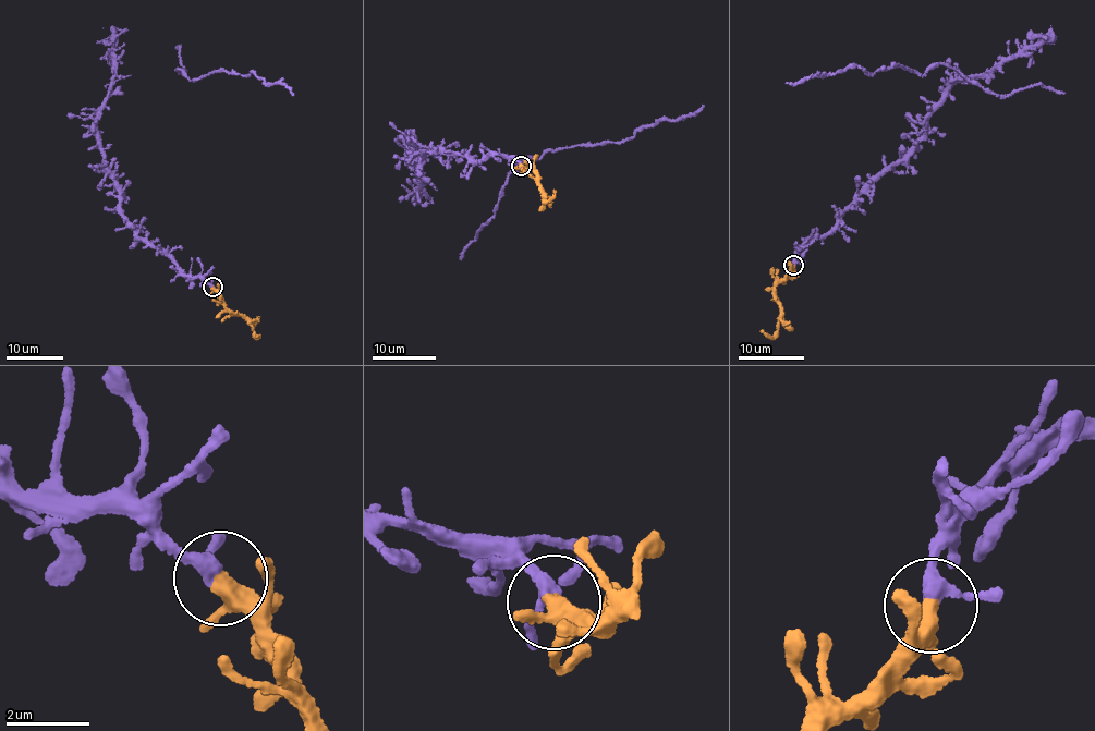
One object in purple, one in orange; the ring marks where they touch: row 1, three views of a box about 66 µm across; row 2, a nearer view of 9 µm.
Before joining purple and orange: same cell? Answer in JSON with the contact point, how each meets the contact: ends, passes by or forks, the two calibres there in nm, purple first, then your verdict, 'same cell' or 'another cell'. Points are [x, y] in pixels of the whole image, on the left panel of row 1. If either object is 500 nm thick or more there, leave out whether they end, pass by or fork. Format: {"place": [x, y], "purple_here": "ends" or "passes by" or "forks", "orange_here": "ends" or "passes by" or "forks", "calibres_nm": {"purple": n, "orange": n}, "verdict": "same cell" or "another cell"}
{"place": [213, 287], "purple_here": "passes by", "orange_here": "passes by", "calibres_nm": {"purple": 280, "orange": 360}, "verdict": "same cell"}

